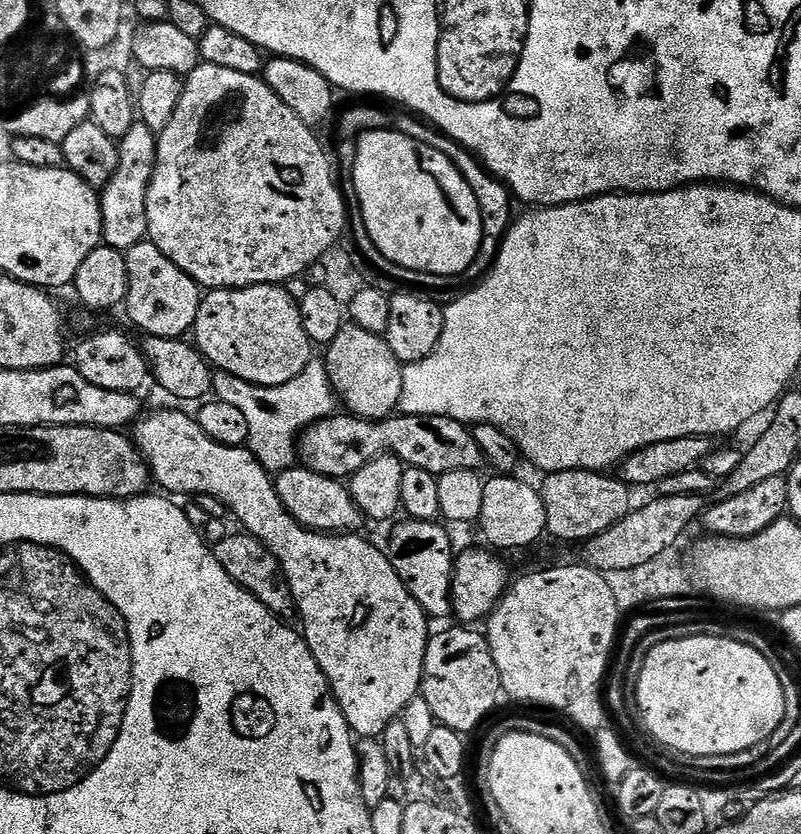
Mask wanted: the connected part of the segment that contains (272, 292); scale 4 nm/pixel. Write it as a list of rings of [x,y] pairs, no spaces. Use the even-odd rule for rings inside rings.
[[[259,284],[249,288],[217,288],[209,291],[200,301],[198,318],[194,329],[195,347],[213,369],[229,372],[251,384],[282,386],[290,378],[298,378],[302,370],[314,358],[314,345],[302,327],[300,305],[279,284]]]

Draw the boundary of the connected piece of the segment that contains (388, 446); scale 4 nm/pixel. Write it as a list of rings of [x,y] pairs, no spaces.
[[[393,414],[385,420],[363,420],[361,416],[340,415],[327,416],[301,432],[298,456],[303,467],[341,482],[347,481],[355,472],[362,470],[362,466],[385,454],[397,456],[401,464],[426,470],[436,477],[450,474],[450,470],[475,472],[485,467],[486,461],[472,436],[472,428],[454,418]]]

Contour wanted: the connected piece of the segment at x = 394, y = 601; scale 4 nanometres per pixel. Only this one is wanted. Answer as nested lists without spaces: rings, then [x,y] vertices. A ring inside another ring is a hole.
[[[164,408],[161,412],[152,412],[141,415],[135,421],[136,436],[134,435],[134,443],[139,448],[144,461],[148,463],[148,470],[153,481],[156,480],[161,484],[163,491],[168,494],[176,494],[172,492],[192,492],[191,494],[203,494],[205,496],[213,496],[218,498],[218,502],[222,502],[228,507],[229,513],[234,517],[241,529],[248,532],[254,538],[258,538],[258,542],[262,542],[266,546],[266,550],[270,550],[270,554],[274,554],[274,558],[278,558],[278,562],[282,566],[282,570],[286,574],[286,582],[290,582],[290,590],[294,594],[294,602],[296,603],[295,611],[300,612],[300,620],[304,623],[302,627],[302,635],[306,643],[310,646],[310,654],[314,654],[314,658],[318,662],[318,666],[322,670],[322,674],[326,674],[328,684],[332,688],[334,698],[338,702],[338,706],[342,710],[342,714],[346,718],[348,727],[353,733],[360,738],[380,738],[386,726],[396,717],[403,717],[404,708],[413,698],[421,691],[424,683],[424,663],[426,662],[426,646],[430,639],[430,631],[428,632],[428,624],[430,617],[424,613],[422,606],[418,606],[418,602],[414,602],[414,598],[410,594],[410,590],[406,590],[406,586],[402,582],[402,578],[398,578],[398,574],[394,574],[394,566],[390,566],[387,555],[383,551],[380,552],[368,540],[363,540],[360,534],[329,534],[326,532],[316,532],[312,528],[304,528],[299,524],[293,516],[288,513],[286,506],[282,502],[282,498],[278,498],[276,493],[276,485],[273,477],[260,465],[260,460],[255,452],[249,452],[247,447],[235,448],[234,446],[222,446],[218,442],[214,442],[214,438],[210,438],[210,434],[206,434],[202,430],[202,426],[191,415],[187,416],[184,412],[171,412],[170,409]]]

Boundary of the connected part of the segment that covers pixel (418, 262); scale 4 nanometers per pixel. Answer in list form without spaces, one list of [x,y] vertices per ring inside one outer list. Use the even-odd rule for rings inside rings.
[[[387,128],[363,133],[356,140],[352,188],[360,203],[363,231],[386,259],[397,266],[406,266],[406,270],[418,270],[435,276],[457,276],[474,262],[480,243],[484,240],[482,214],[478,210],[474,190],[470,190],[466,178],[456,169],[454,162],[431,143],[424,142],[423,139]]]

